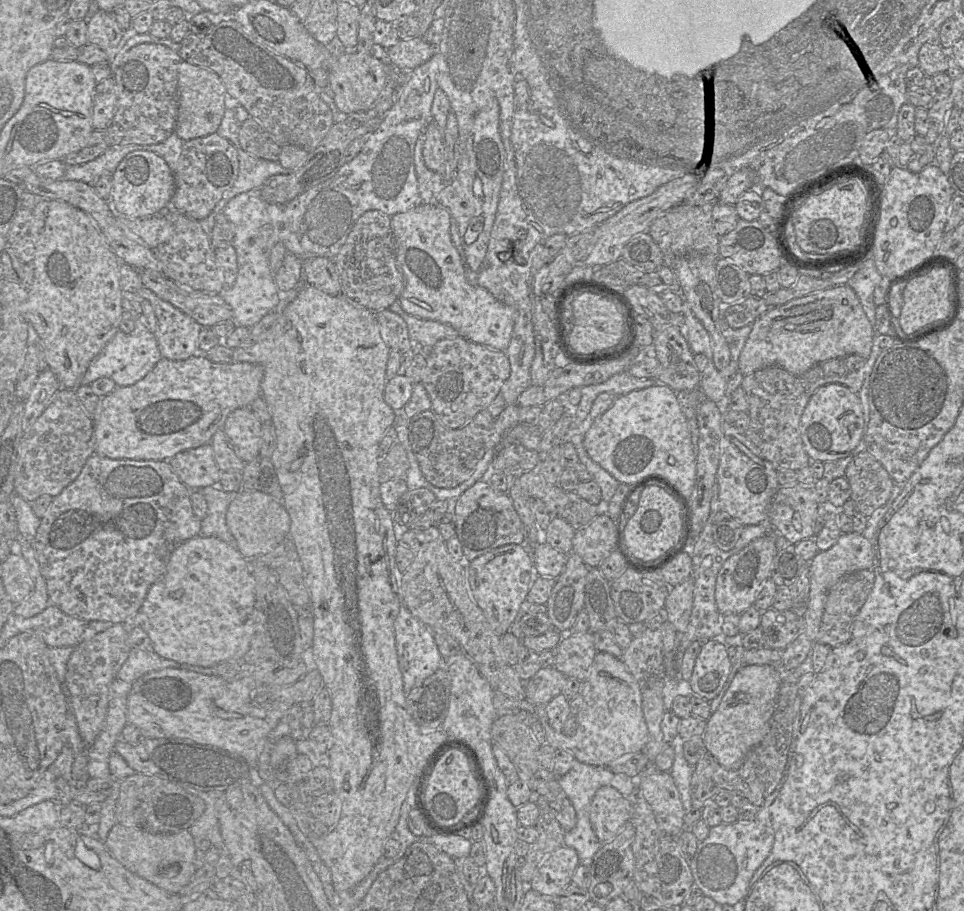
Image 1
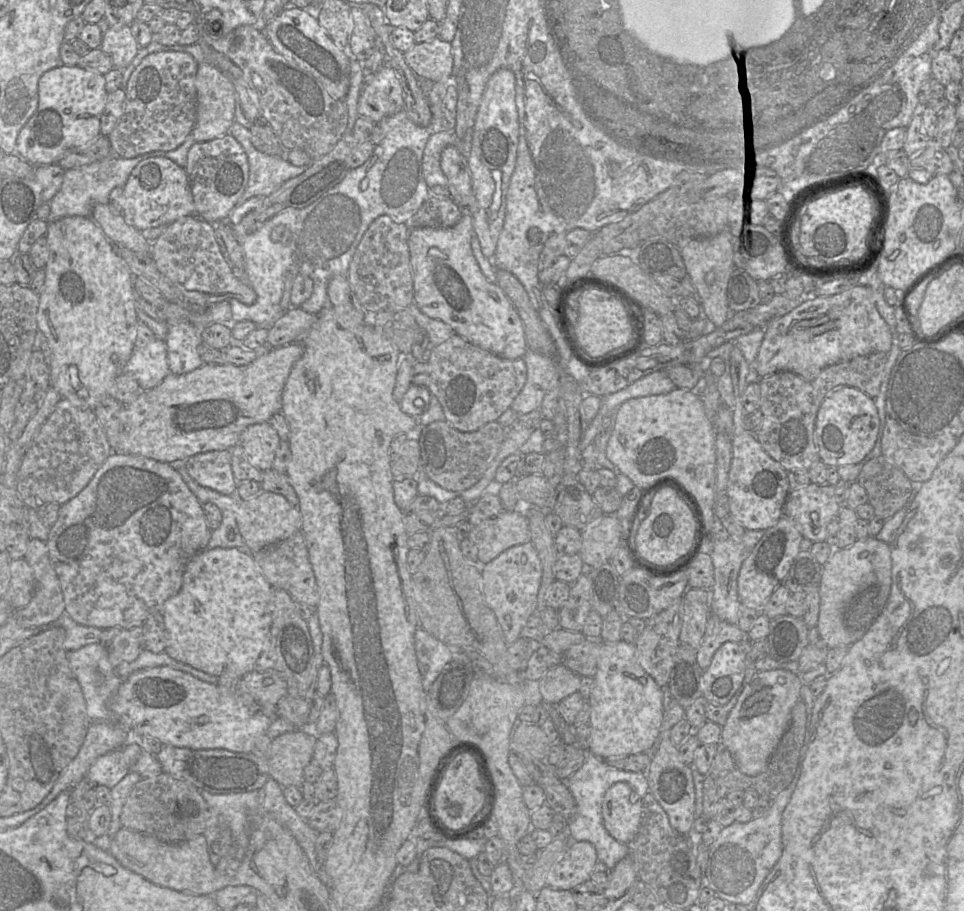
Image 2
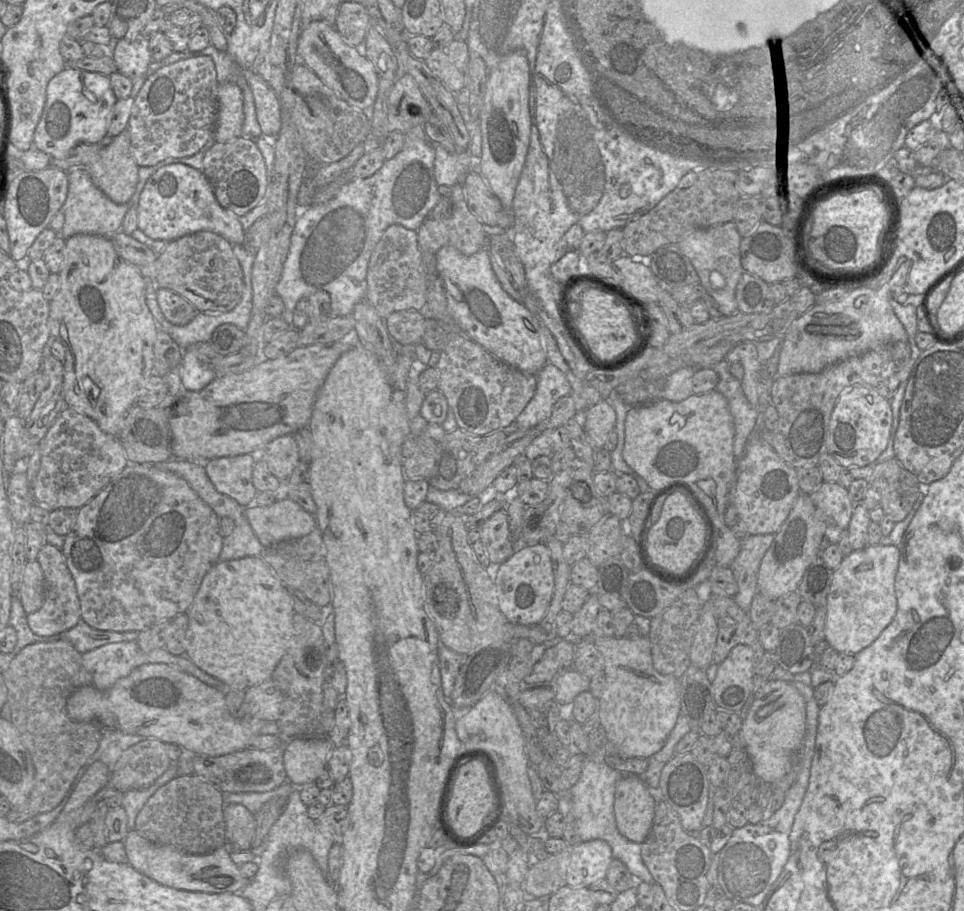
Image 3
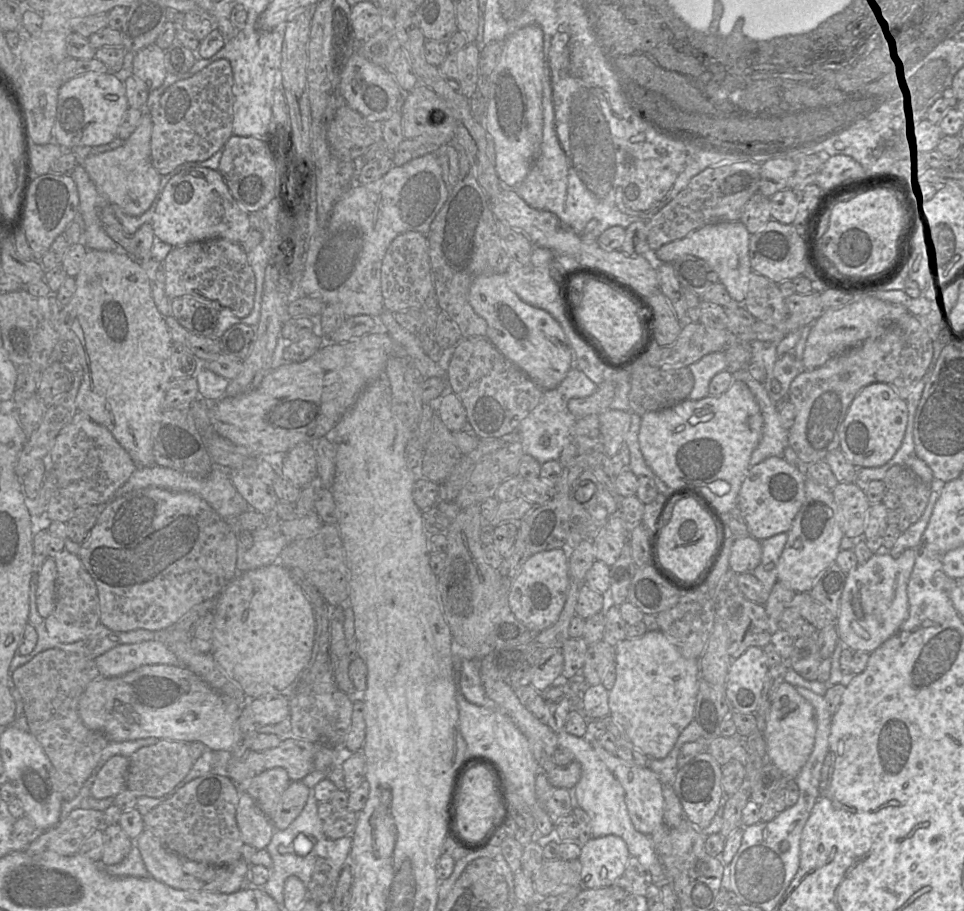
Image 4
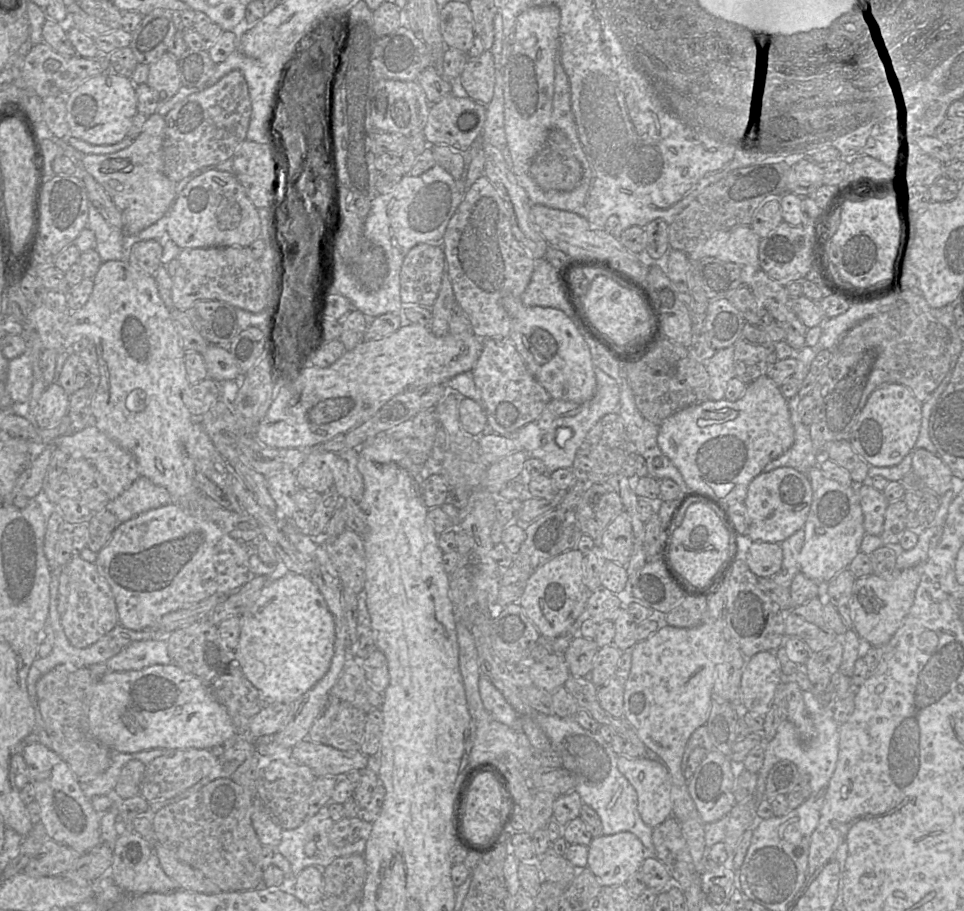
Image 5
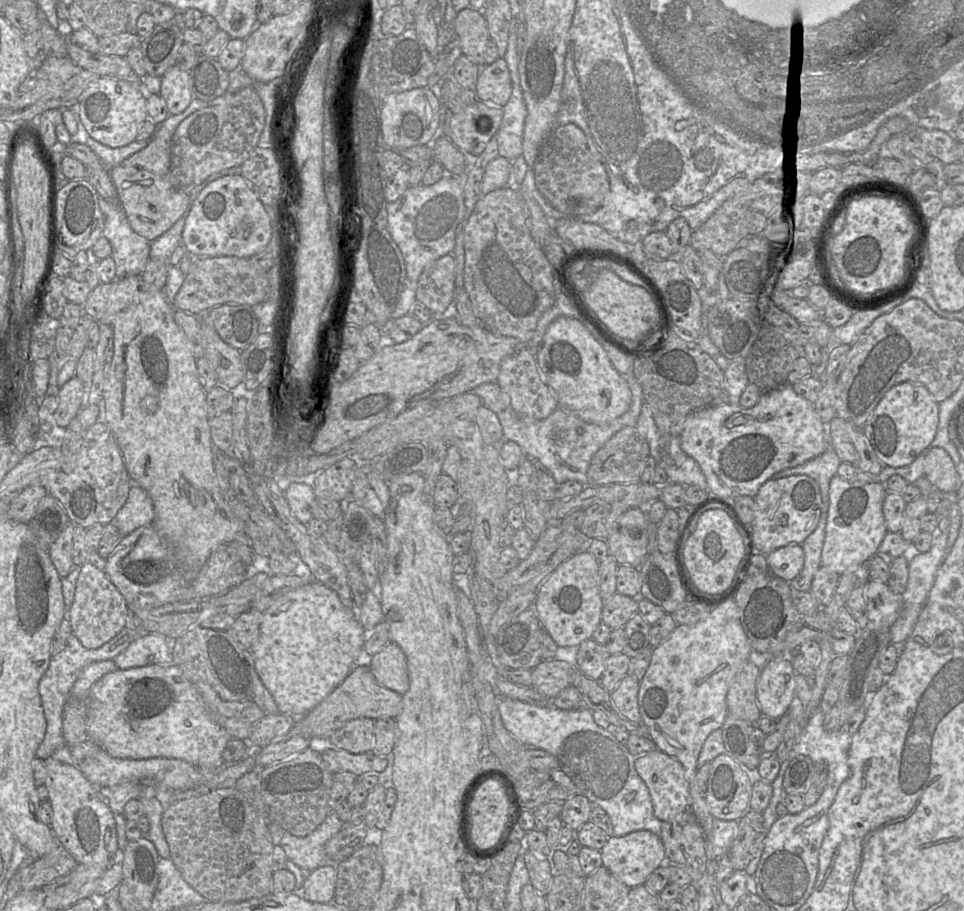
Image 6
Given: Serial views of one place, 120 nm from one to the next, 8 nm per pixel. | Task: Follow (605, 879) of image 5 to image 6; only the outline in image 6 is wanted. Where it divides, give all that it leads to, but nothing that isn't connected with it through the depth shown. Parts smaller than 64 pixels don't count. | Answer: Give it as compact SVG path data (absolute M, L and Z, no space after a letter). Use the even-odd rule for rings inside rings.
M638 830L624 836L610 836L600 850L602 866L629 888L641 886L659 867L666 864L664 845L659 835L647 830Z

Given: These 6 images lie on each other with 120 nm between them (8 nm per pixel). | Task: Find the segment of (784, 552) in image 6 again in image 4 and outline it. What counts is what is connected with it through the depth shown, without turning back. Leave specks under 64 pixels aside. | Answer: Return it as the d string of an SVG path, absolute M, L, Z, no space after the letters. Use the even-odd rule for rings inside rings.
M752 536L735 538L729 556L730 570L735 573L752 573L762 557L761 541Z

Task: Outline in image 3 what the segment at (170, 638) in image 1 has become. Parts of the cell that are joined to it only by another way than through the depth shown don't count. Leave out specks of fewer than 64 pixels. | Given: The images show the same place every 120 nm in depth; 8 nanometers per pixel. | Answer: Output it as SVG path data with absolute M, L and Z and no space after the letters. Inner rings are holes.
M261 556L218 561L204 576L186 612L189 622L185 656L203 671L221 680L229 689L246 690L259 685L272 678L274 669L291 644L294 614L287 587Z

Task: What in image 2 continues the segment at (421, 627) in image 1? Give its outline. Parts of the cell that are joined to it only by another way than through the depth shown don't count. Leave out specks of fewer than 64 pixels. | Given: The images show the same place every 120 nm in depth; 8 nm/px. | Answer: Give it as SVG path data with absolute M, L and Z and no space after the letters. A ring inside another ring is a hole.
M418 627L414 635L415 652L423 685L427 691L445 666L454 658L454 649Z

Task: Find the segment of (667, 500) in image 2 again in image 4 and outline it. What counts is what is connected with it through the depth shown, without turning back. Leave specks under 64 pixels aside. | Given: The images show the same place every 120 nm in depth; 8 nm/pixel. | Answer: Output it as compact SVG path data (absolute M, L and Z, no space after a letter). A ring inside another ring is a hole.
M684 498L675 505L669 524L661 531L659 559L663 566L678 576L697 582L718 554L720 541L720 527L714 516L693 498Z

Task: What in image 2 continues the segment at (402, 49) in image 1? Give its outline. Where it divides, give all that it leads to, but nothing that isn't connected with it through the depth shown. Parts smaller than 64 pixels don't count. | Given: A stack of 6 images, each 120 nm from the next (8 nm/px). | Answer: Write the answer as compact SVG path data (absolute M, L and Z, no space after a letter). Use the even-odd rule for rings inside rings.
M435 38L416 43L404 53L404 59L414 74L433 82L454 82L451 42Z

